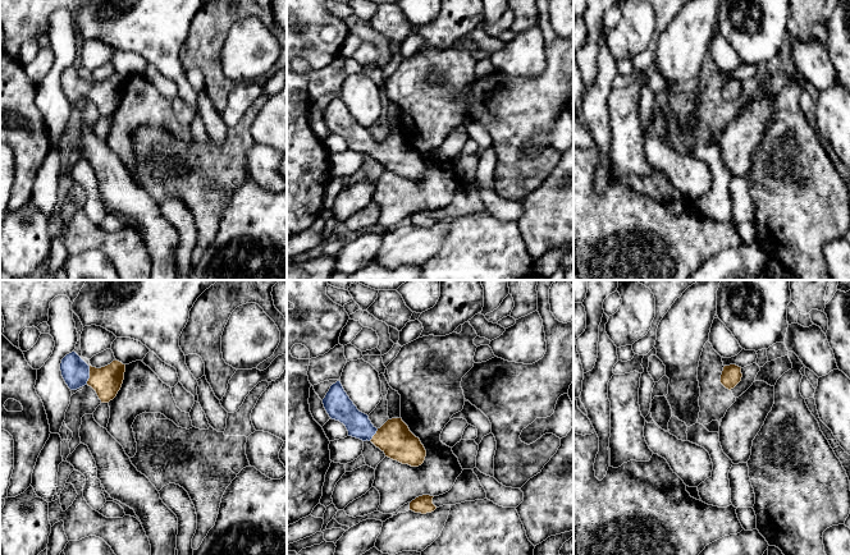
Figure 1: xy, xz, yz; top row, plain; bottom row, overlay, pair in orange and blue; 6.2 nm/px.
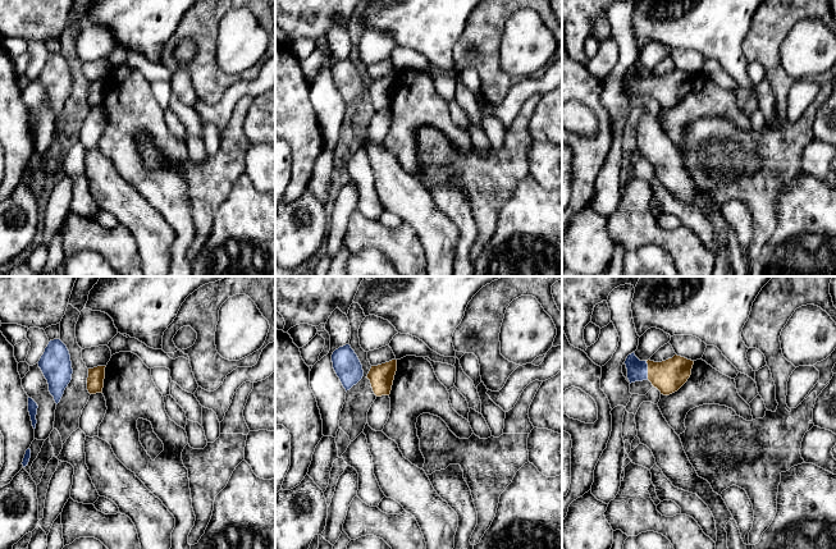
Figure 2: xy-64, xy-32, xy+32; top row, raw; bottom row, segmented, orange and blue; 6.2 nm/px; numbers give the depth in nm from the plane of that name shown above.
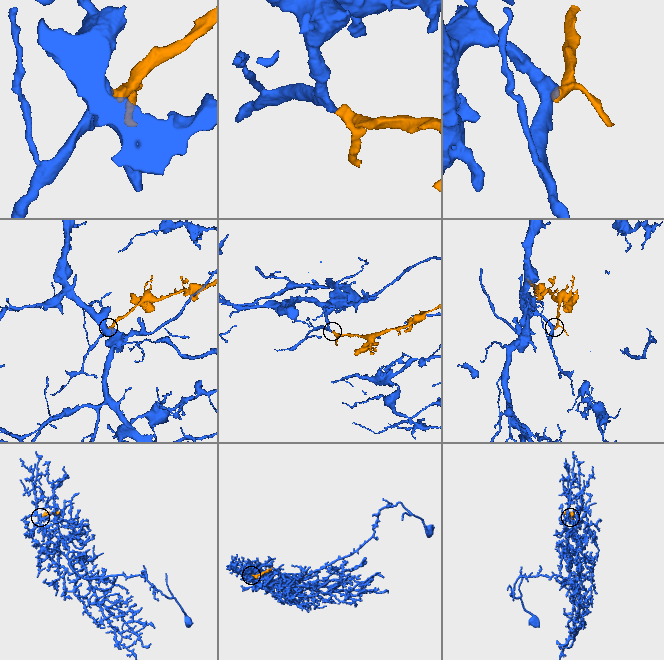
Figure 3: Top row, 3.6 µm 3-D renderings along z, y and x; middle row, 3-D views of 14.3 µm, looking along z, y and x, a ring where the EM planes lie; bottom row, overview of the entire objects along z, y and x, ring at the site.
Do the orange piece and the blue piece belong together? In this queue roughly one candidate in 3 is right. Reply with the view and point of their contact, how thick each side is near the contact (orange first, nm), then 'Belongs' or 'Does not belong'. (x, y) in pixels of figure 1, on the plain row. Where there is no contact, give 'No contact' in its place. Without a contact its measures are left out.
Touches orange at xy (90, 88). Thickness 190 nm (orange) against 180 nm. Belongs

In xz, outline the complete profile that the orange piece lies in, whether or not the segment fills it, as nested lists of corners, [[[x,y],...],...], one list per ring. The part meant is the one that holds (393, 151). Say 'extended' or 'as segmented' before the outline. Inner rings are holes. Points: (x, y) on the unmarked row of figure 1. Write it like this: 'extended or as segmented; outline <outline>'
extended; outline [[[341,95],[330,100],[323,118],[332,133],[346,139],[348,150],[371,155],[385,170],[402,178],[419,180],[424,176],[426,164],[402,132],[388,133],[380,142],[376,142],[369,129],[357,123]]]

